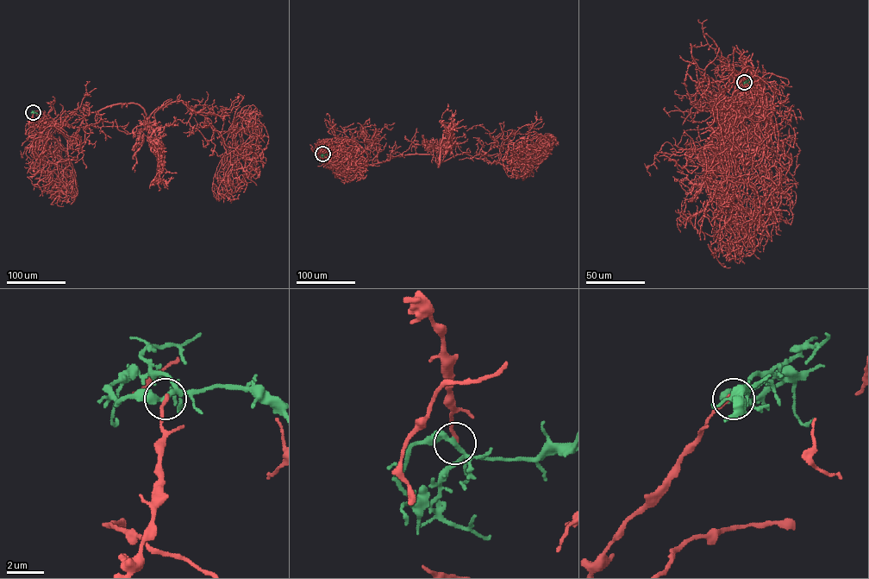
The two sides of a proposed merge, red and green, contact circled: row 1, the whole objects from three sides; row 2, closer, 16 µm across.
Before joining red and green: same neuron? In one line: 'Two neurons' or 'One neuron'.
Two neurons

